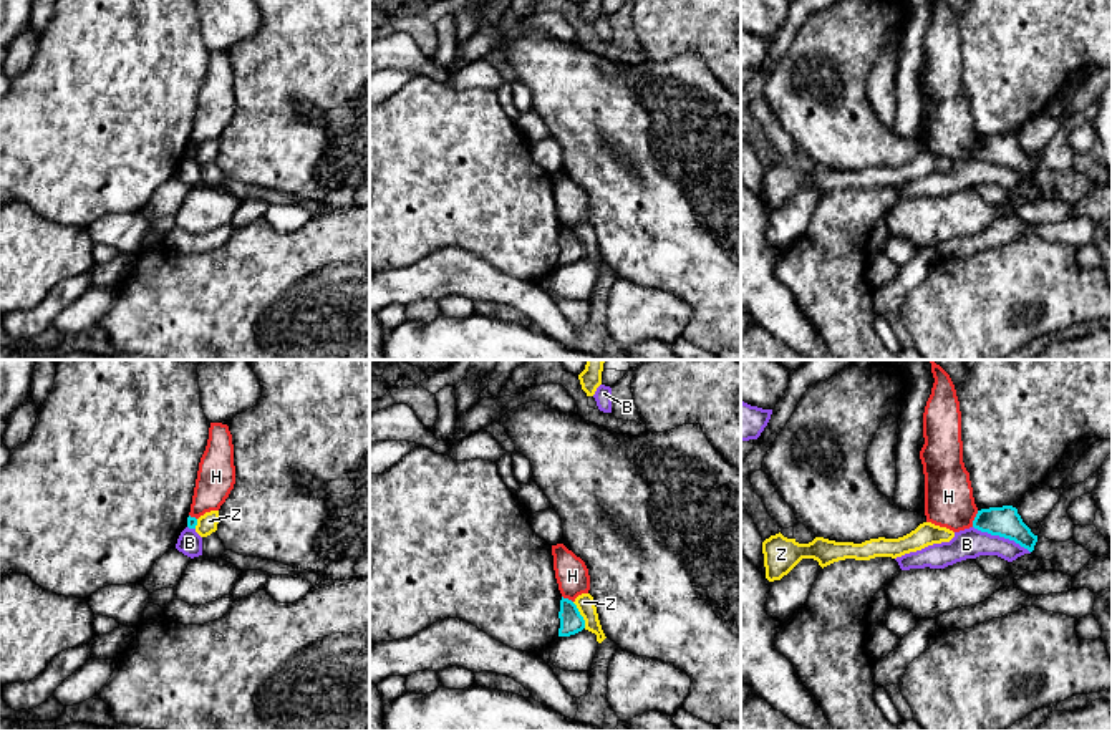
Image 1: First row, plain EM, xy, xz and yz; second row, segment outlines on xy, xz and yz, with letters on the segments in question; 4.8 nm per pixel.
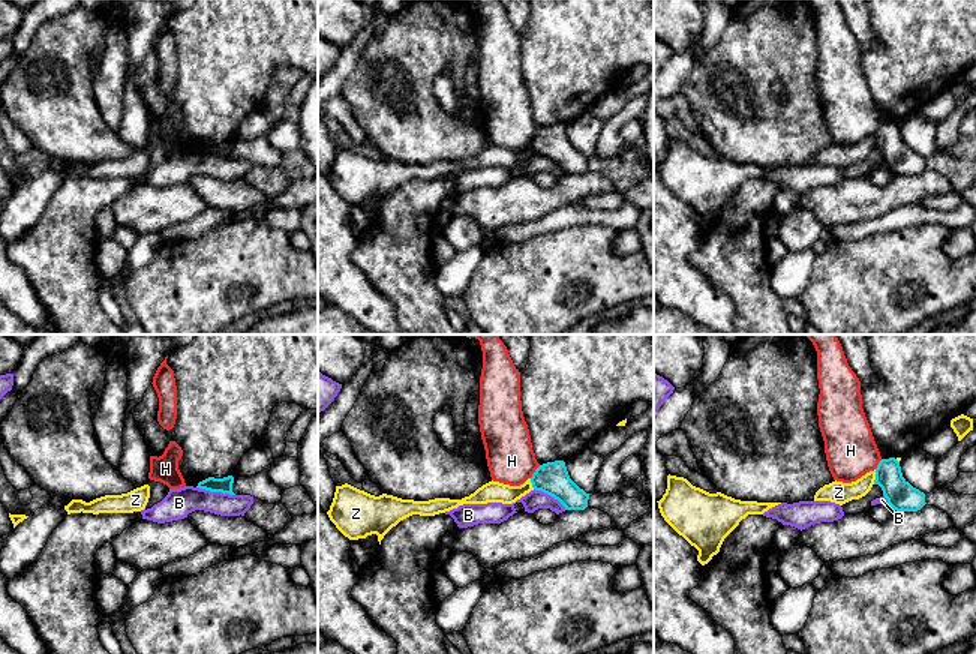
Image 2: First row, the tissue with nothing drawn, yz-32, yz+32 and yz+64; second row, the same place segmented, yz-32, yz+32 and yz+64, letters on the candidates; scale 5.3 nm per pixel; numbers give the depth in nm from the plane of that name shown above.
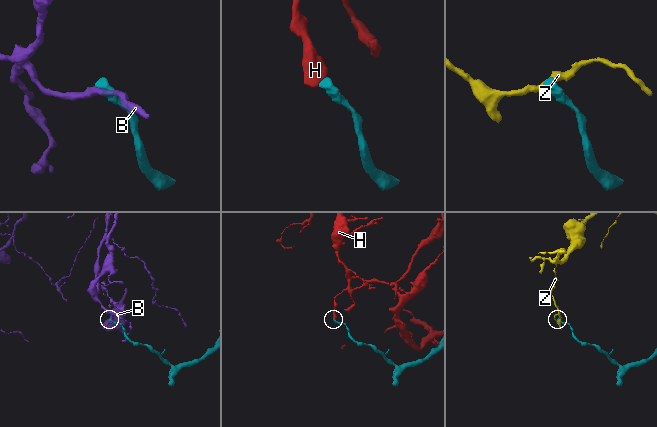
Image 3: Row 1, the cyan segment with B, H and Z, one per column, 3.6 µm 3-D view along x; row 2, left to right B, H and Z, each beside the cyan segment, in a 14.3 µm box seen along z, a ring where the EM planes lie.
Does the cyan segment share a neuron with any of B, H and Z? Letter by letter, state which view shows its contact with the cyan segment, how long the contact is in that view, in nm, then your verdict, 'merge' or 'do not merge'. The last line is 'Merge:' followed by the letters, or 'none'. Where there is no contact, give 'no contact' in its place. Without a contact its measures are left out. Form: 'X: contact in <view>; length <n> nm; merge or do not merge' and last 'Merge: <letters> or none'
B: contact in yz; length 300 nm; do not merge
H: contact in yz; length 90 nm; do not merge
Z: contact in xz; length 140 nm; do not merge
Merge: none

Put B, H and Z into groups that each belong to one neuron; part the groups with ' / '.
B / H / Z

